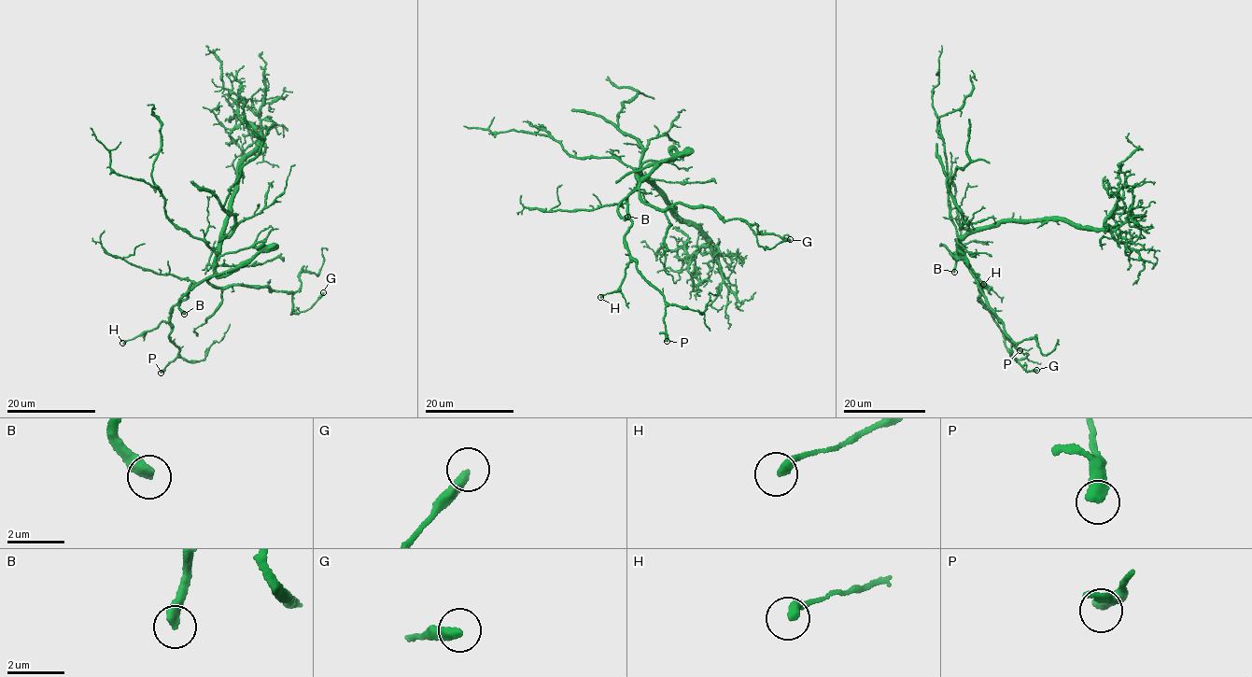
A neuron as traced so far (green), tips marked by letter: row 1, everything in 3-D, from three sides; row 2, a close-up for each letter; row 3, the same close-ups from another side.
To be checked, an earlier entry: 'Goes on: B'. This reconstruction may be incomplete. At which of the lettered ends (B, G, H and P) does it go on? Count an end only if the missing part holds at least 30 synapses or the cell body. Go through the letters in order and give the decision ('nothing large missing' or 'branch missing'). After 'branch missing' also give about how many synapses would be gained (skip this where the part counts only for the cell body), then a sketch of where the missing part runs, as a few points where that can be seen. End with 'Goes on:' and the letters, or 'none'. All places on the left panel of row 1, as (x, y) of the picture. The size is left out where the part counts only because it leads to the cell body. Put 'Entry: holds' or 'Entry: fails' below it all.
B: branch missing; course (184, 314), (219, 314), (244, 310), (274, 296), (288, 282), (326, 271), (333, 258), (348, 255)
G: nothing large missing
H: nothing large missing
P: nothing large missing
Goes on: B
Entry: holds

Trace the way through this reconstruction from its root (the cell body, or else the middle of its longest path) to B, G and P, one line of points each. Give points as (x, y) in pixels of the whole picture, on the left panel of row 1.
B: (219, 245), (214, 273), (180, 298), (179, 309), (184, 314)
G: (219, 245), (211, 284), (287, 290), (292, 294), (291, 314), (312, 307), (323, 292)
P: (219, 245), (214, 273), (191, 283), (188, 299), (173, 306), (169, 340), (178, 347), (178, 357), (161, 373)

